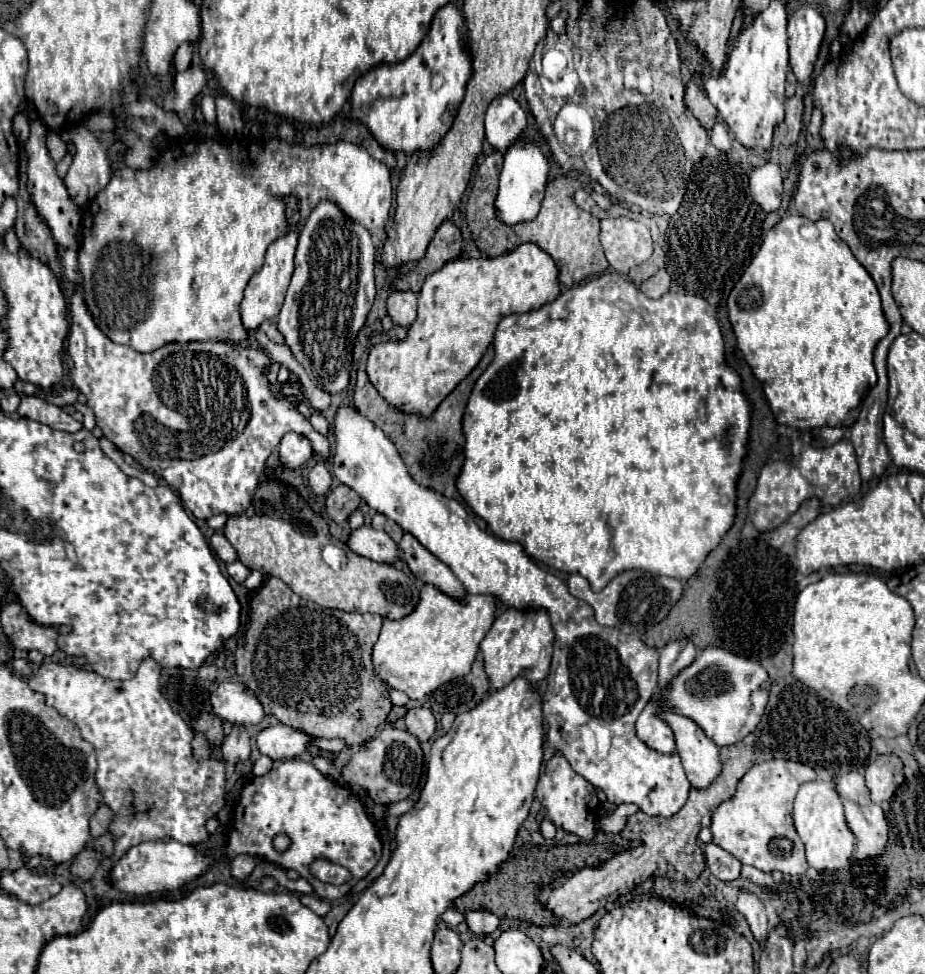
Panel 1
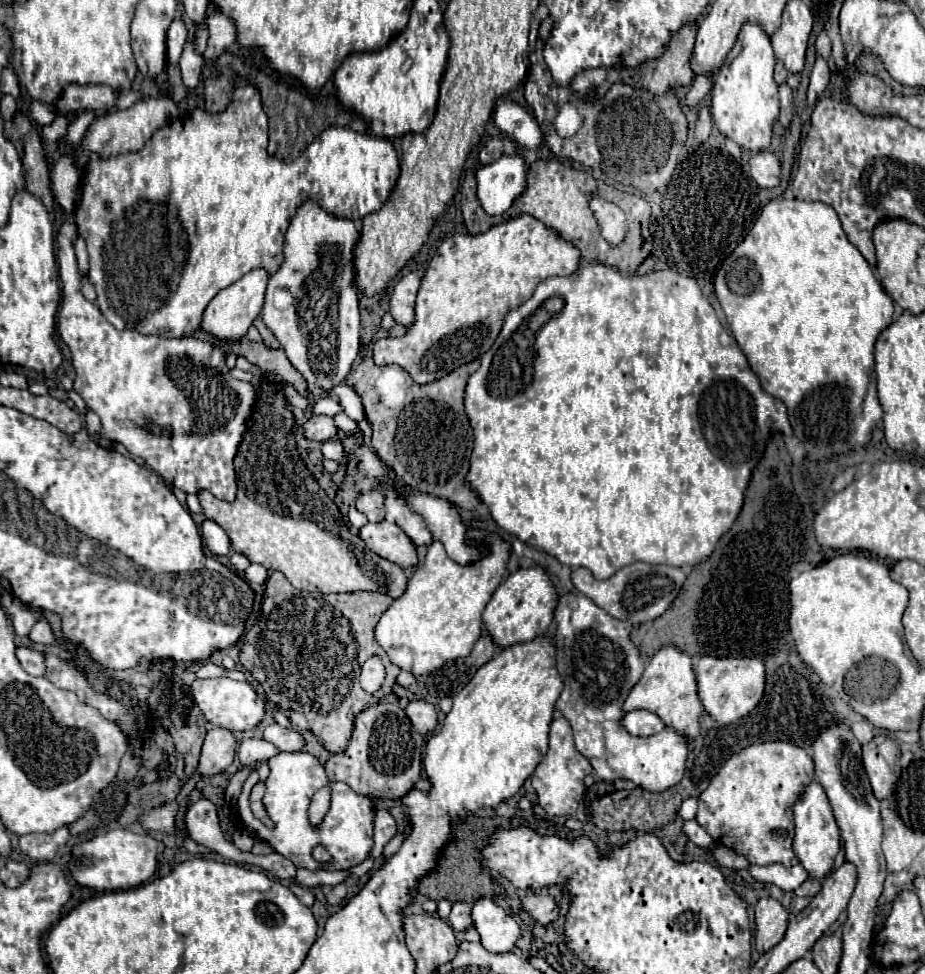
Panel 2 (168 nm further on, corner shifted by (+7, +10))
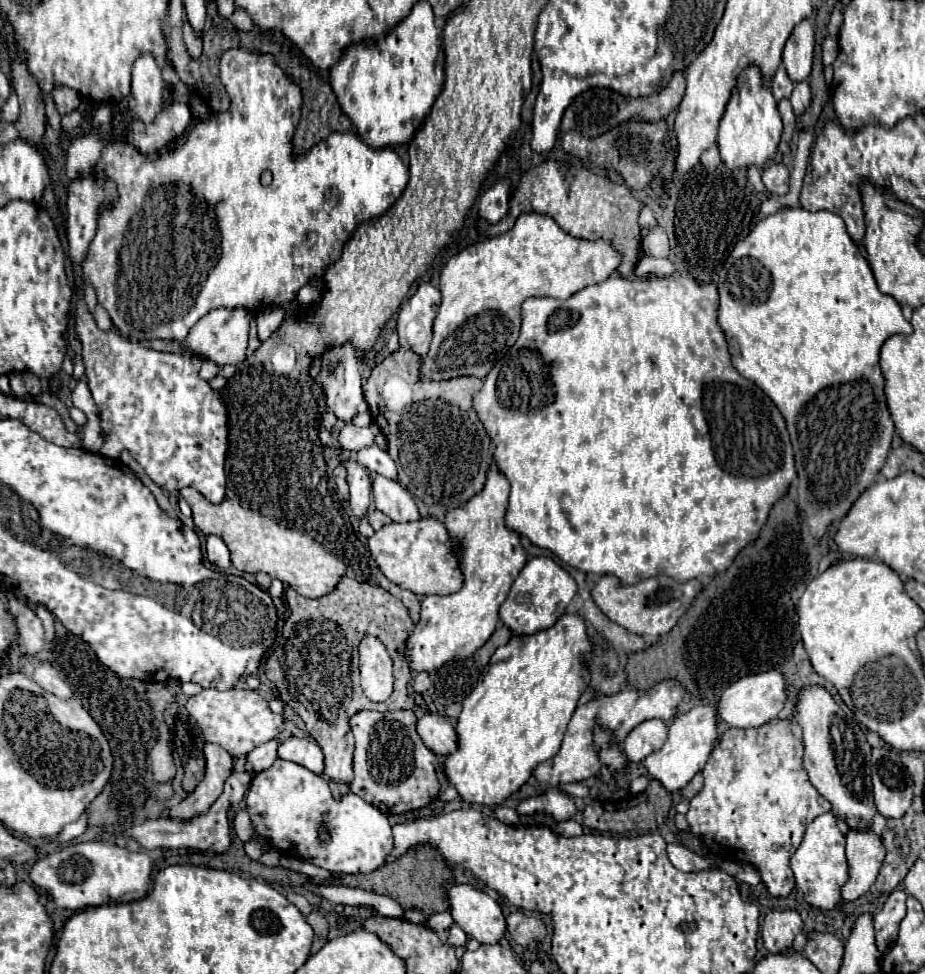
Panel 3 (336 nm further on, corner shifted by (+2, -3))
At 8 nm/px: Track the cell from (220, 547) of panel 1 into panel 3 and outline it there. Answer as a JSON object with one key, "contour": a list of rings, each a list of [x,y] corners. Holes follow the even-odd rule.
{"contour":[[[207,536],[207,560],[211,564],[215,564],[217,568],[225,570],[231,566],[231,560],[229,560],[229,550],[225,546],[225,542],[219,538],[219,536]]]}

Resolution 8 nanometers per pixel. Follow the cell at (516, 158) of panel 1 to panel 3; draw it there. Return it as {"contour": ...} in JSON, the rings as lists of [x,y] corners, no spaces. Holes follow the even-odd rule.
{"contour":[[[499,180],[497,184],[493,184],[489,190],[481,194],[479,216],[485,222],[497,224],[501,218],[505,218],[509,210],[509,190],[511,190],[509,180]]]}

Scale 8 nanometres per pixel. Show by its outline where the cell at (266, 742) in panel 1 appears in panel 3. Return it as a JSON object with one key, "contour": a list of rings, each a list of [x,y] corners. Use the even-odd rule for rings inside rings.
{"contour":[[[289,738],[281,742],[279,758],[301,764],[315,774],[323,774],[323,752],[313,738]]]}

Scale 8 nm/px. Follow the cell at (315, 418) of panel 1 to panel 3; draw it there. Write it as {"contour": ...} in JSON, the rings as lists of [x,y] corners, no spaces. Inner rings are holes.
{"contour":[[[371,446],[367,450],[359,450],[357,452],[357,462],[365,468],[369,468],[373,474],[381,474],[385,478],[395,480],[397,478],[397,466],[391,460],[391,456],[383,450],[379,450],[377,446]]]}

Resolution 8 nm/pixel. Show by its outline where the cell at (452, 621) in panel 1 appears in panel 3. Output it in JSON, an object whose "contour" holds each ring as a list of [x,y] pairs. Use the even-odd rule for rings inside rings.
{"contour":[[[491,464],[483,490],[463,502],[459,508],[447,512],[445,526],[451,538],[455,538],[463,548],[461,570],[465,574],[465,584],[455,594],[423,598],[421,620],[407,638],[411,670],[433,672],[449,660],[469,658],[495,632],[499,624],[499,606],[507,598],[511,584],[527,562],[521,536],[505,524],[509,488],[509,480],[503,476],[503,472]]]}

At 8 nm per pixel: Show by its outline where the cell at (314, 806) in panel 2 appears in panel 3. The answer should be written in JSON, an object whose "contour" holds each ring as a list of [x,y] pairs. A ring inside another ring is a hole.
{"contour":[[[359,710],[349,722],[355,736],[355,778],[351,782],[355,794],[387,816],[423,808],[437,798],[441,788],[437,778],[439,762],[415,732],[417,716],[413,710]]]}

